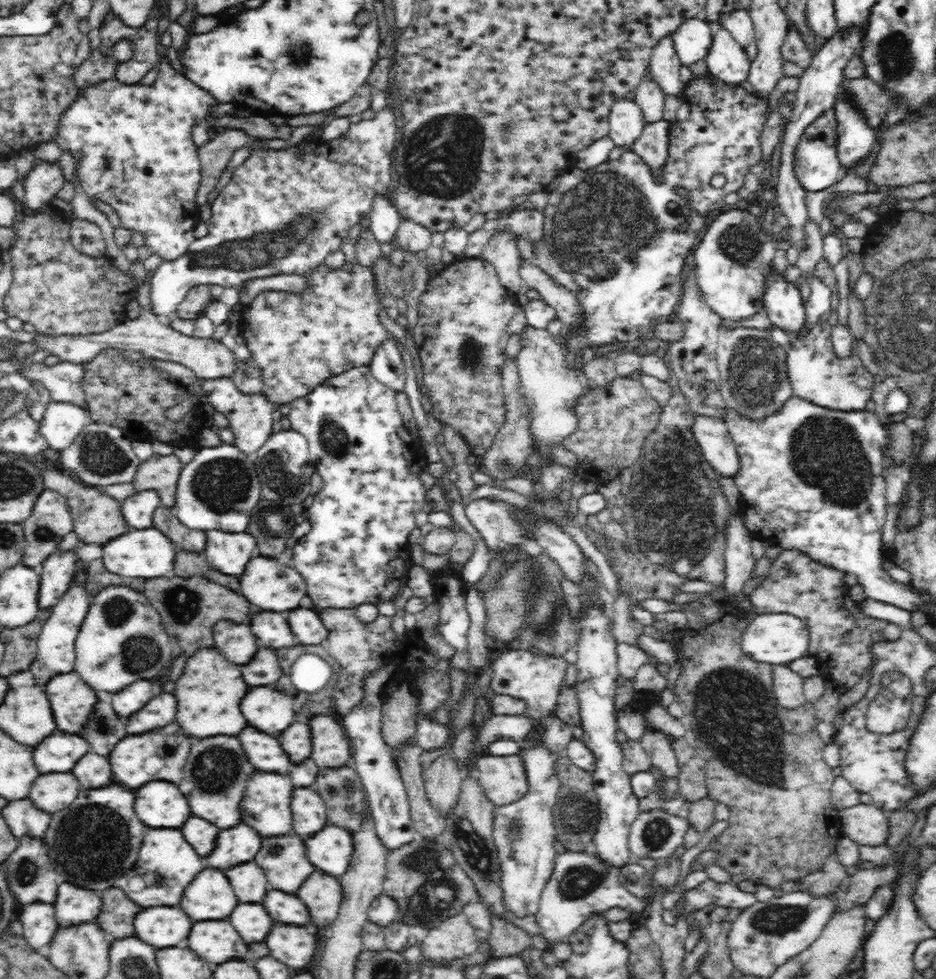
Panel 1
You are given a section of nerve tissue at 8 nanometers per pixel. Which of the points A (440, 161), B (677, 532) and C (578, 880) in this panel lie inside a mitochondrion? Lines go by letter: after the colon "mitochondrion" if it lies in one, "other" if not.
A: mitochondrion
B: mitochondrion
C: mitochondrion

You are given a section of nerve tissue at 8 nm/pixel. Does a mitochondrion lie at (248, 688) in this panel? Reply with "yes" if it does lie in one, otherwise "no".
no

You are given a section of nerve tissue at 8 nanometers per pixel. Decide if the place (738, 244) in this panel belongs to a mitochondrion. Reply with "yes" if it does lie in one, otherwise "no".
yes

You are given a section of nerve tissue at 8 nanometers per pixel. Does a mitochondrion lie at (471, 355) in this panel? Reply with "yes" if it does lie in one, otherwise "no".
yes

